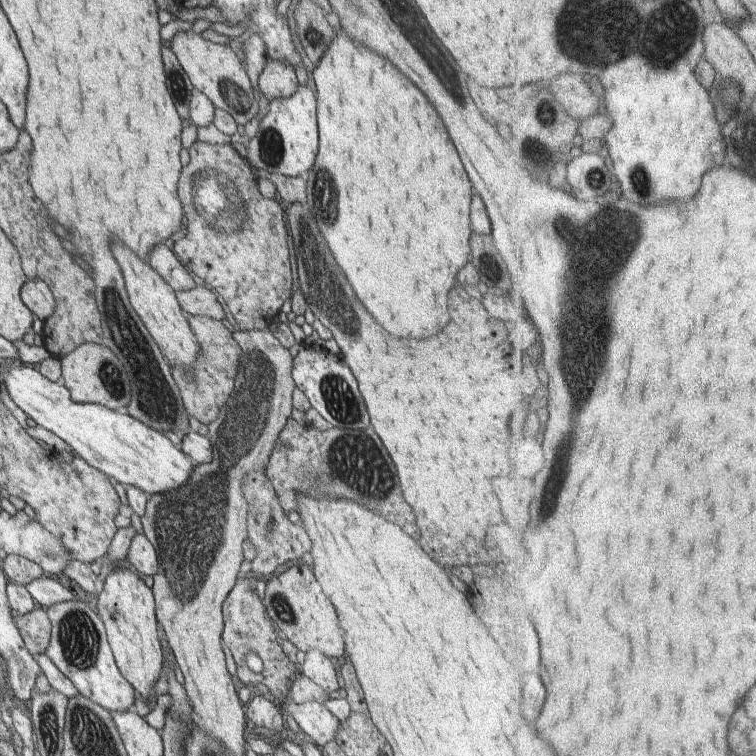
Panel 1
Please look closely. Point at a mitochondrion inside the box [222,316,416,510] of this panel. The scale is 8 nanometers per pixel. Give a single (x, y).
(356, 464)

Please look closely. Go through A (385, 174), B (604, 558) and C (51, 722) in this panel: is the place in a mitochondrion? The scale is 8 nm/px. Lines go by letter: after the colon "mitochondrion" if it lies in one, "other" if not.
A: other
B: other
C: mitochondrion

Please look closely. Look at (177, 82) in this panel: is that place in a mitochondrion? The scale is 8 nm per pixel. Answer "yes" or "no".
yes

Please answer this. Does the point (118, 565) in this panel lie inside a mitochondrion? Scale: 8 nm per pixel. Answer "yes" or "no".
no

